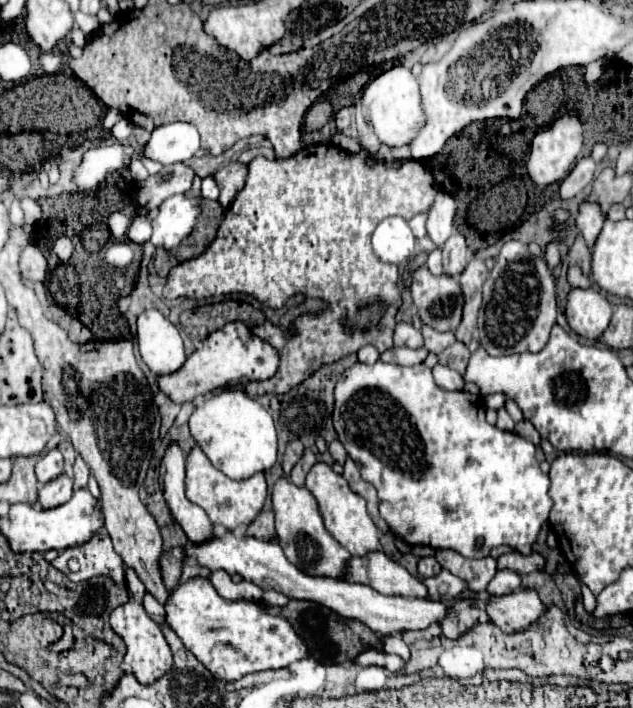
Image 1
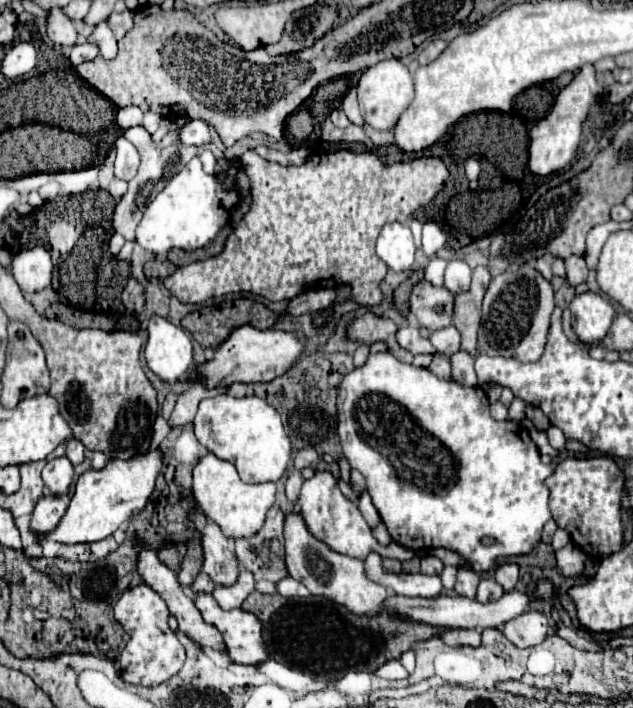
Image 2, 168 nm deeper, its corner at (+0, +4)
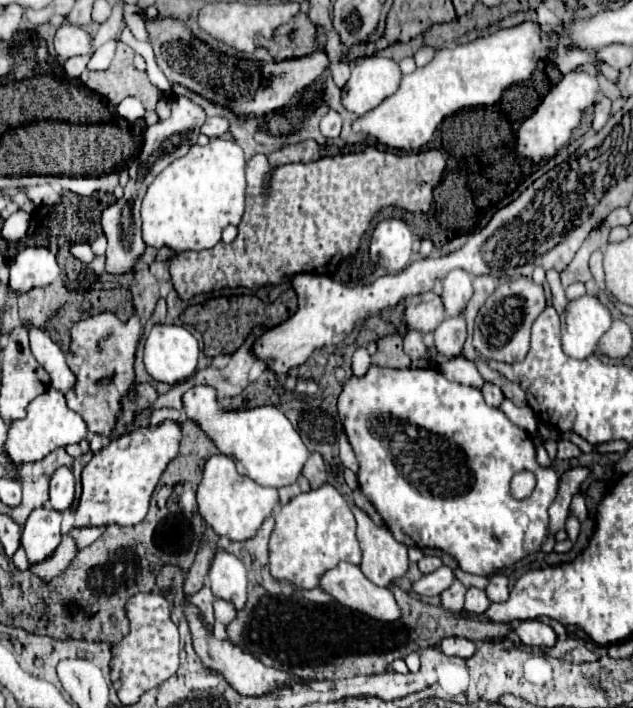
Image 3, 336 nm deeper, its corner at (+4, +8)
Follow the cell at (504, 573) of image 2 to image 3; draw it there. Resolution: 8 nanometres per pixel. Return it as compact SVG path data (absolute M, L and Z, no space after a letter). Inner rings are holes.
M492 574L486 586L486 594L492 602L508 600L508 578L504 574Z

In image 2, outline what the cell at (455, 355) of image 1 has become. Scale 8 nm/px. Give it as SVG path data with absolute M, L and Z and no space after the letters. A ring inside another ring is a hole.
M460 350L452 358L452 380L462 386L478 386L478 378L474 372L474 358Z

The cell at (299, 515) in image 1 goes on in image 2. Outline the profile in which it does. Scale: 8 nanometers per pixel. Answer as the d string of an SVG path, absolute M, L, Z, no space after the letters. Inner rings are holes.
M292 512L286 516L284 526L286 526L284 538L286 538L288 572L292 578L302 582L310 590L310 594L328 598L354 614L378 616L384 612L384 600L388 596L388 590L384 586L372 582L366 576L362 560L342 556L338 552L330 552L330 548L326 548L326 544L322 544L320 540L314 540L314 536L310 536L306 524L302 524L302 518Z

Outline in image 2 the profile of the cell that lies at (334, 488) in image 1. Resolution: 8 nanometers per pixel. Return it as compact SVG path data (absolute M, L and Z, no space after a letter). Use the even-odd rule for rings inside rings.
M316 472L310 480L304 482L302 492L300 492L298 500L294 502L292 512L302 516L310 534L316 540L324 542L330 550L334 550L338 554L346 554L346 556L352 556L352 558L358 558L358 560L366 560L366 556L370 552L378 552L383 558L394 558L401 562L410 560L415 556L413 550L404 548L394 541L388 546L382 546L376 542L370 526L366 524L366 520L362 518L362 514L358 510L358 504L344 498L344 494L338 488L336 478L330 472Z

